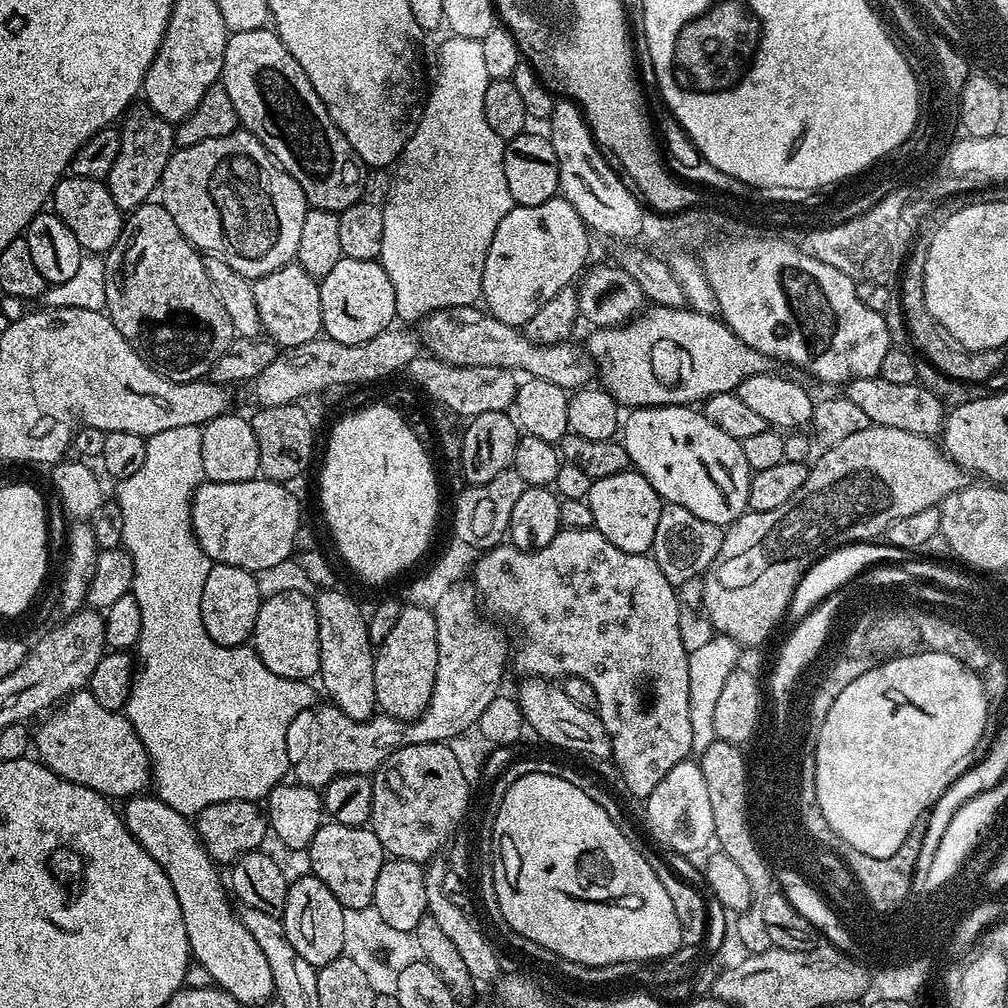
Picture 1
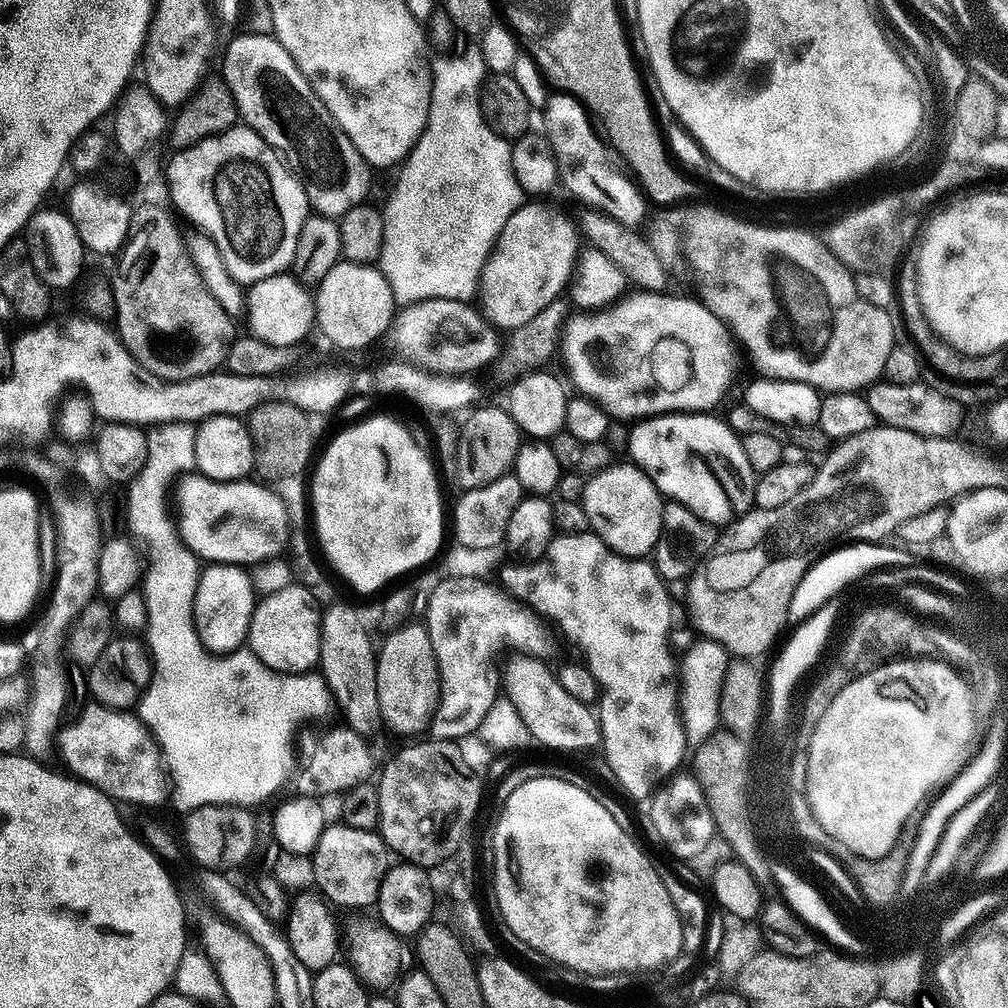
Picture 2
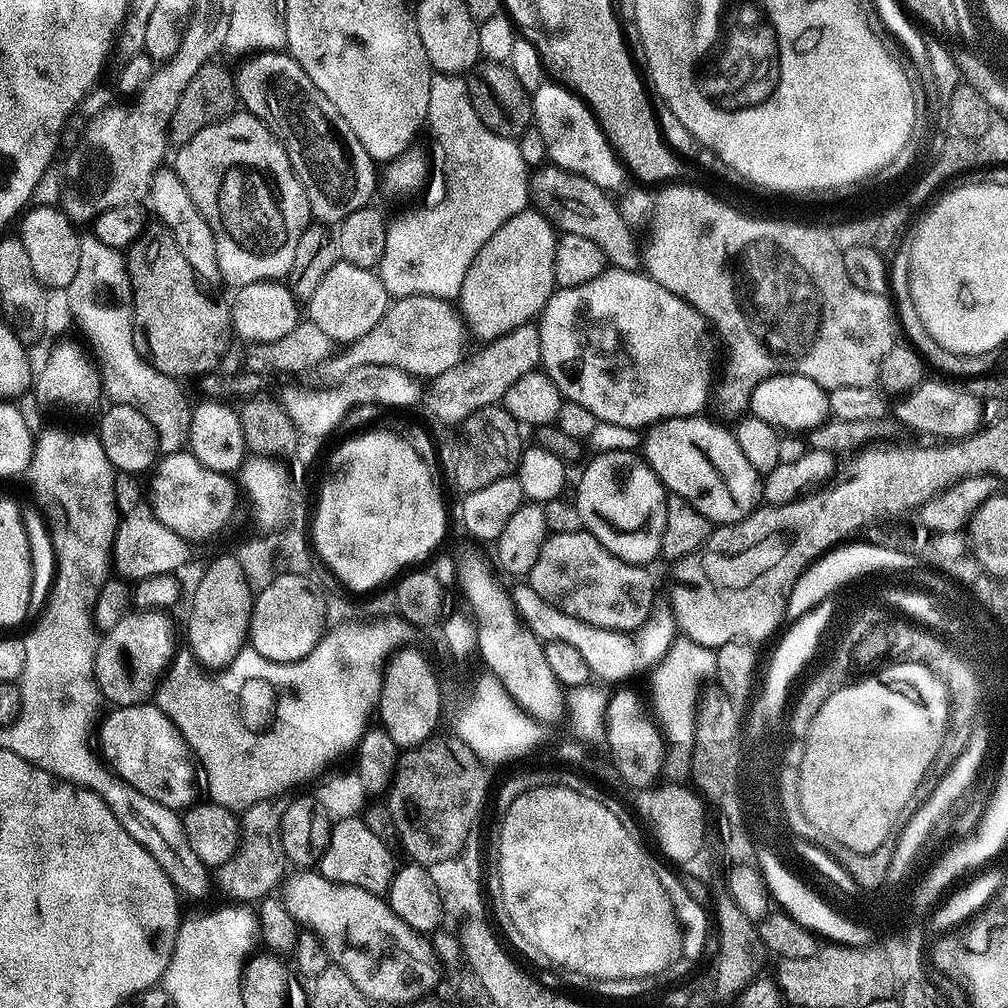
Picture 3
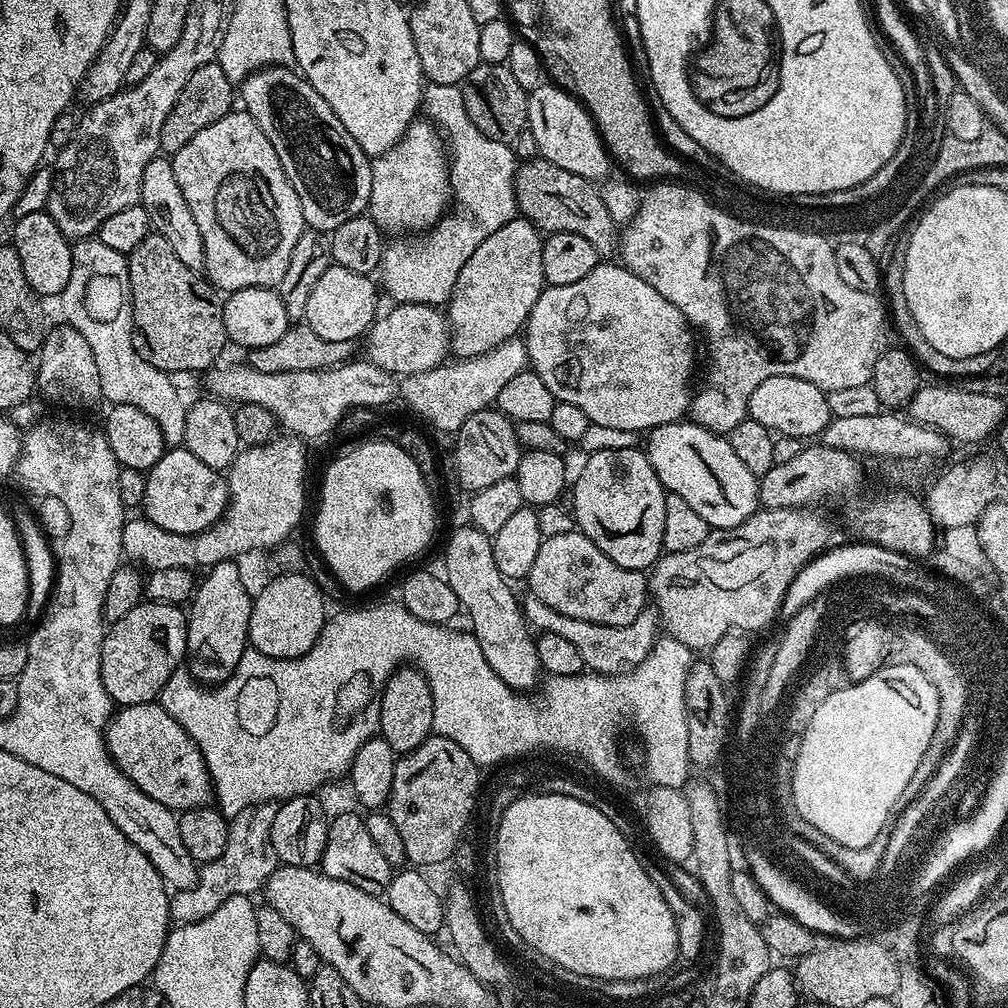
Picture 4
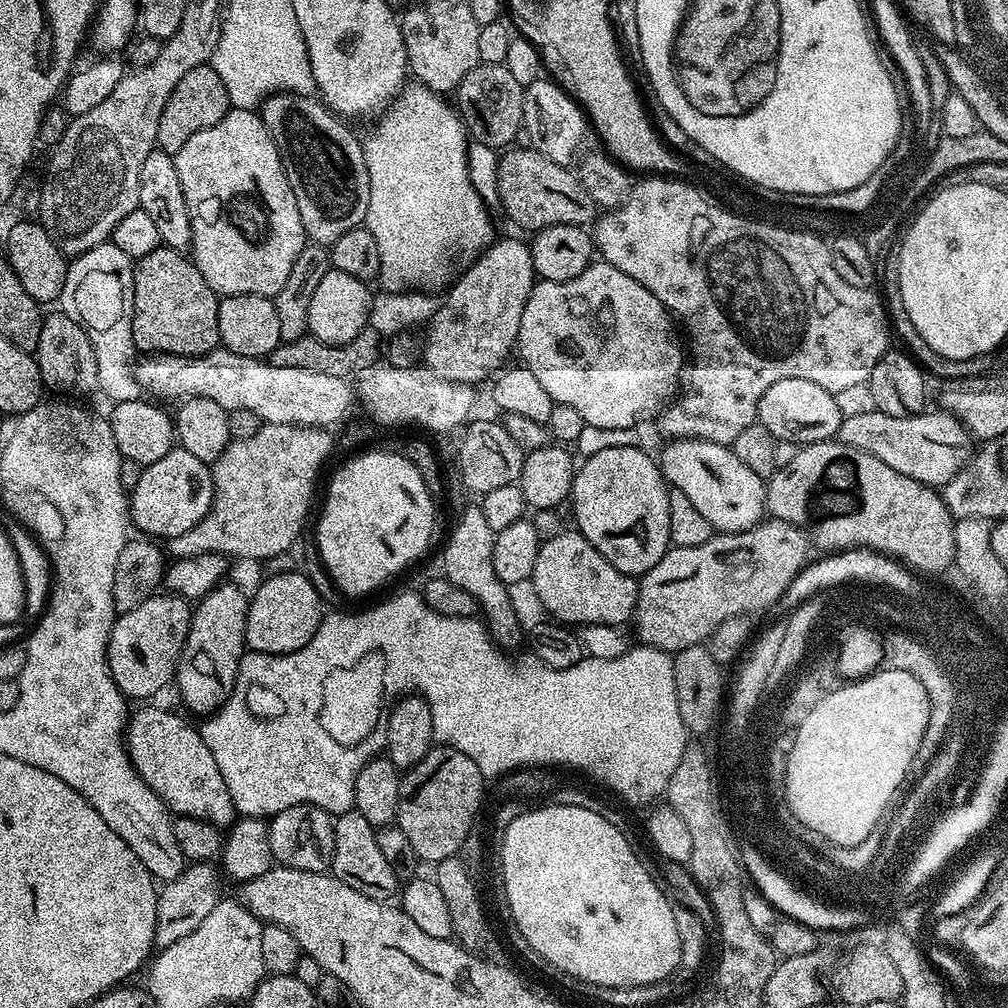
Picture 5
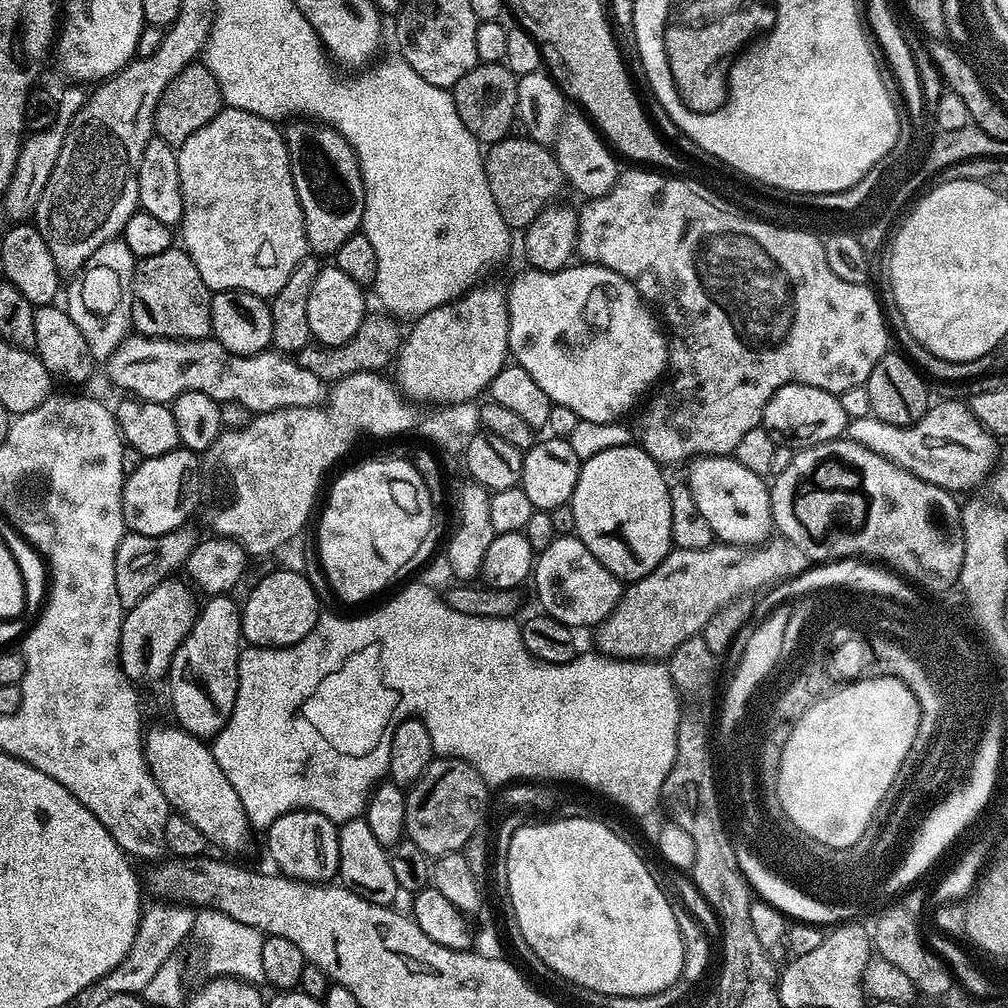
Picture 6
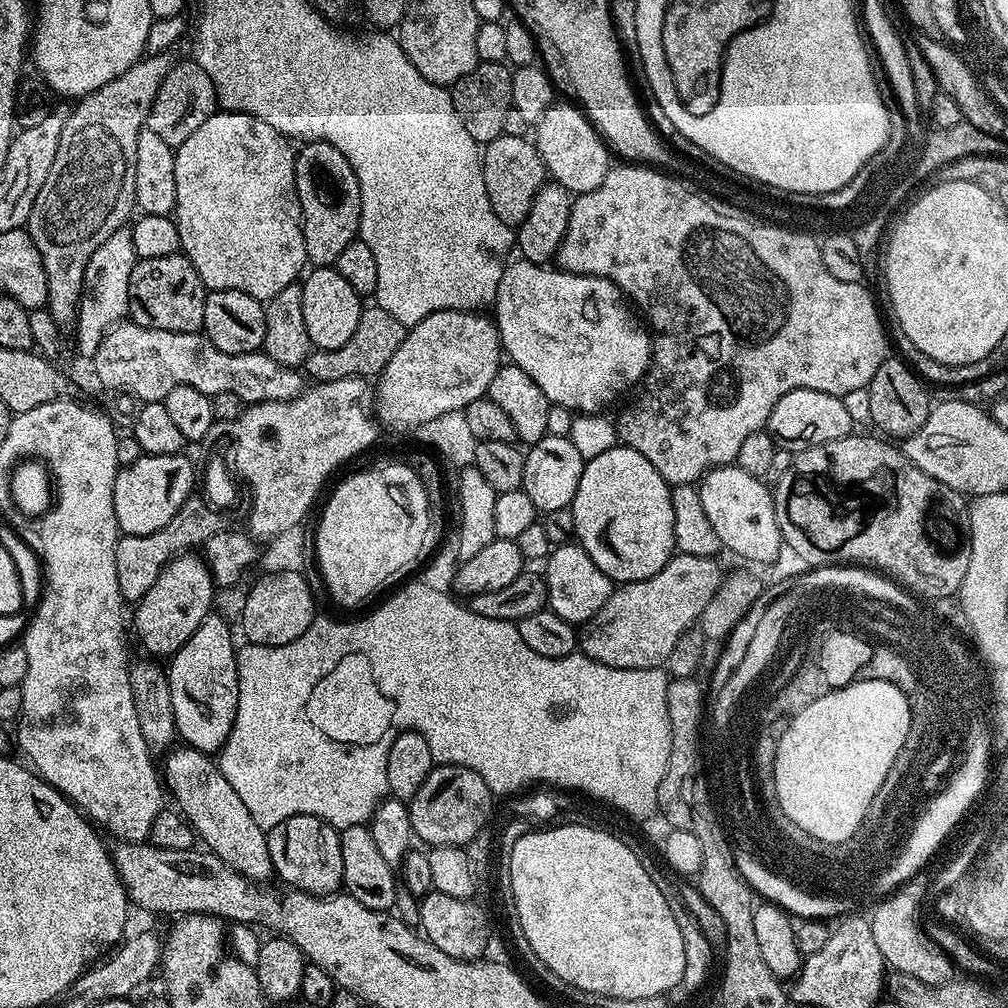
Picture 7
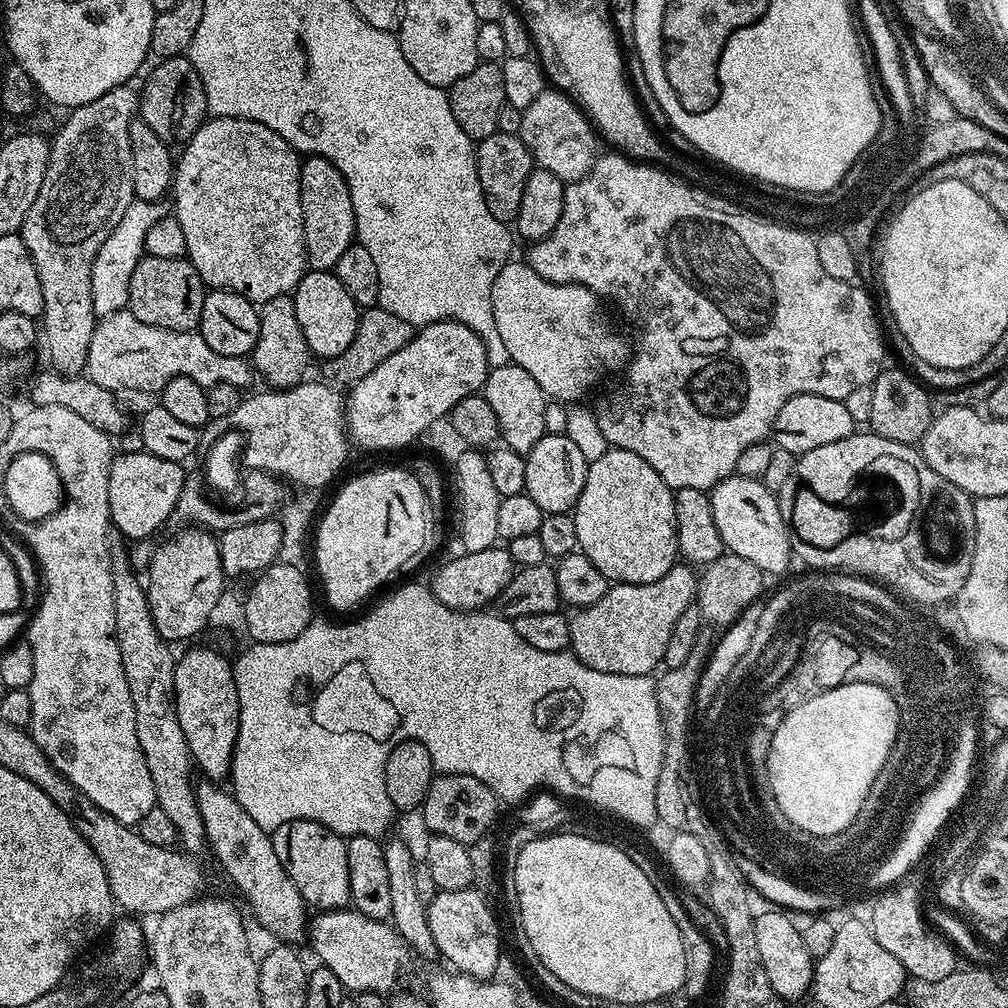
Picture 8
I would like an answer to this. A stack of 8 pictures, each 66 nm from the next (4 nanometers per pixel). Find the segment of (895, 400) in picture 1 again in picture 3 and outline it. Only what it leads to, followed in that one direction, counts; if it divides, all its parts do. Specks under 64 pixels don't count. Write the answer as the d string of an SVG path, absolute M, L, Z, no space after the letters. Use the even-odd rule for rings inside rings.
M944 378L925 379L913 392L905 392L896 404L896 420L912 432L921 432L924 438L939 438L944 442L959 442L973 432L981 431L980 419L985 405L974 394L966 394L963 386L954 385Z

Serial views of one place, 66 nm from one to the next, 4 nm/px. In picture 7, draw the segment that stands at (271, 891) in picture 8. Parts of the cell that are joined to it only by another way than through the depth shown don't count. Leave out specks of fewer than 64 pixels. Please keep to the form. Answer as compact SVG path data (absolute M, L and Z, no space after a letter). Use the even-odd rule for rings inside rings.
M187 746L173 747L167 756L164 768L162 764L163 783L171 799L172 796L176 799L175 807L180 815L191 824L202 844L204 840L203 847L222 858L226 866L238 870L238 874L257 882L267 881L273 870L265 829L250 818L250 810L246 810L242 798L234 794L234 786L226 782L219 763L209 753Z

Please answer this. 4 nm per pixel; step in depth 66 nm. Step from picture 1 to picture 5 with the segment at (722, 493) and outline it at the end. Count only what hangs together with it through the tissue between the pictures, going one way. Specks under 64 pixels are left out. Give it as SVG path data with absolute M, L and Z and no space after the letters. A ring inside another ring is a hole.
M669 439L668 444L661 450L658 455L658 463L661 472L664 474L664 479L669 485L678 490L682 490L682 494L686 494L686 498L690 498L690 502L694 507L701 512L702 518L706 518L706 522L710 522L713 529L717 533L723 534L725 532L745 532L747 528L753 528L755 524L759 524L766 516L766 480L765 477L754 474L754 470L749 470L739 459L738 454L732 452L731 447L727 444L715 444L709 440L673 440Z

